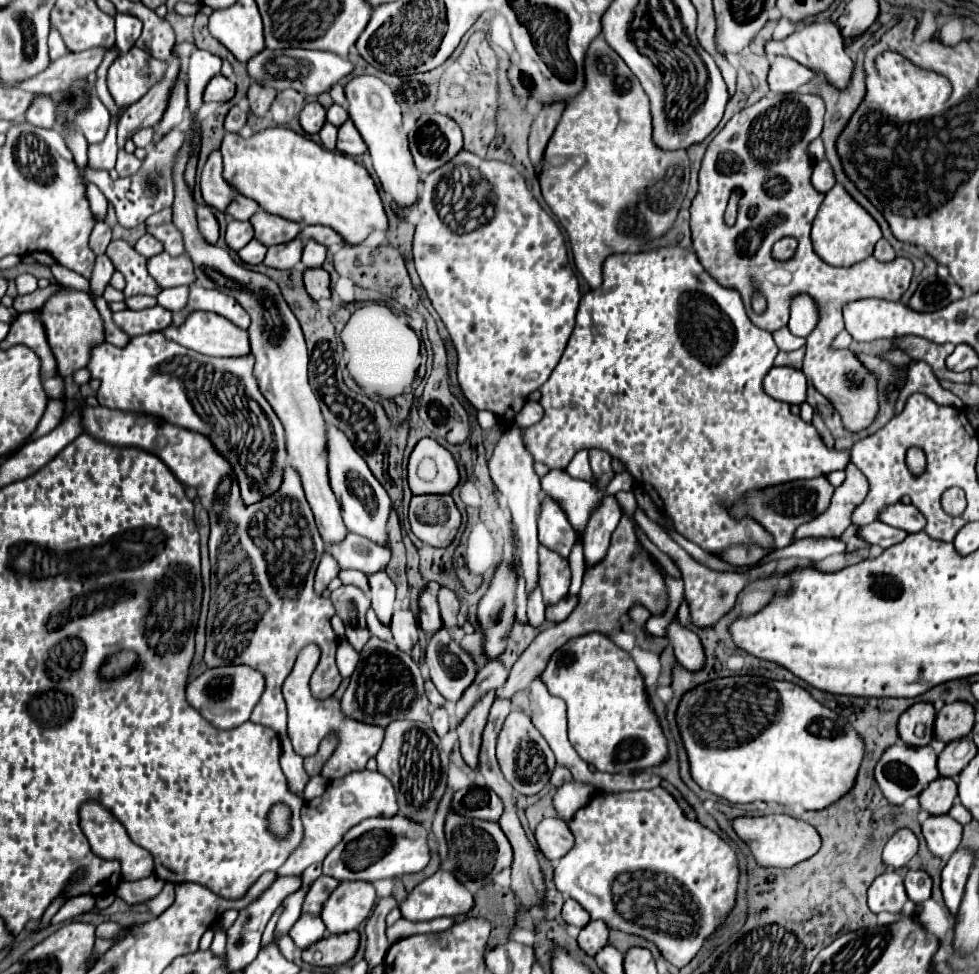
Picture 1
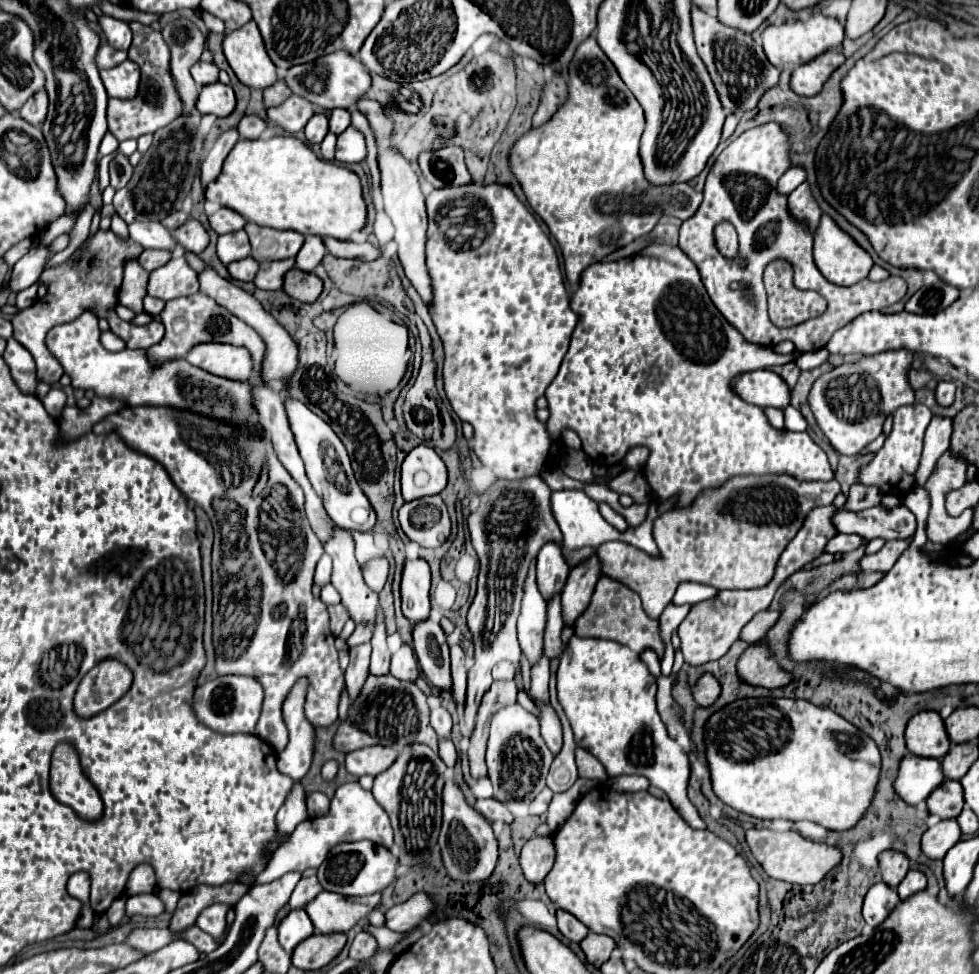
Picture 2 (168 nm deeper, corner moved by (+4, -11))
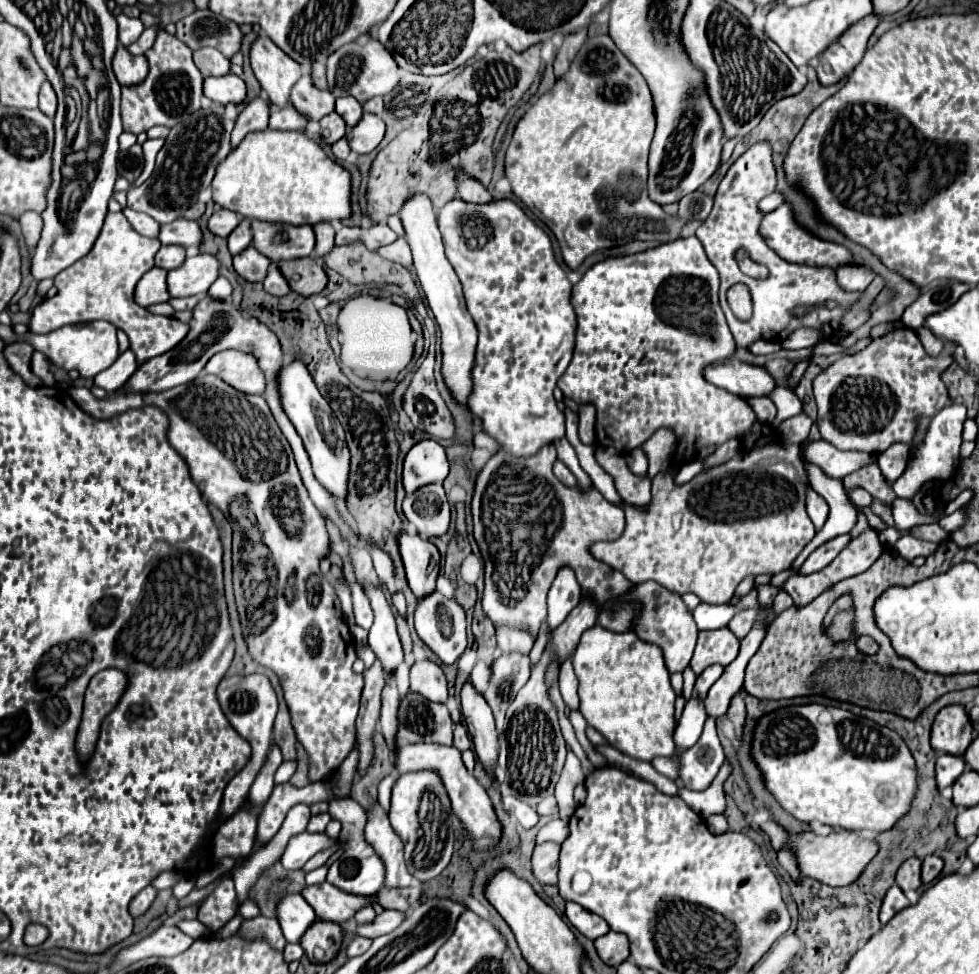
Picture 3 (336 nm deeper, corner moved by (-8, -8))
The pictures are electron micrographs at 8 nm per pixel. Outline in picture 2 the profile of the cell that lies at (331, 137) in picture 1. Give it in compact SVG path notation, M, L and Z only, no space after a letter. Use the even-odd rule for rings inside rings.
M328 132L326 134L326 138L322 140L322 156L326 158L326 160L334 160L334 148L336 148L336 134L332 134L332 132Z

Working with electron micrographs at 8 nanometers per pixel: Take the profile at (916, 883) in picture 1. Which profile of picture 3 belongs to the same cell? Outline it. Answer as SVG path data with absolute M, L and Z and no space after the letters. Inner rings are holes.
M928 855L922 861L922 881L924 883L932 883L940 875L942 867L944 867L944 861L938 855Z

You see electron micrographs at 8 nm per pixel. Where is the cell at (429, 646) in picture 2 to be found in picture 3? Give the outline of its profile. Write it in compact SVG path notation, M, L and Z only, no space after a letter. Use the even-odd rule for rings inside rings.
M438 591L430 593L430 597L418 599L418 607L414 613L414 623L418 637L440 657L442 663L452 665L466 649L466 613L460 603L442 597Z

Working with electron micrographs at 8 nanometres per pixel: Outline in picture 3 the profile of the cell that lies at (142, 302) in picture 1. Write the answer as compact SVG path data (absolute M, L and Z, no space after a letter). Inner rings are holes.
M152 267L148 273L144 273L136 285L134 301L140 307L166 303L170 299L168 289L166 289L166 275L168 275L168 271L160 269L160 267Z

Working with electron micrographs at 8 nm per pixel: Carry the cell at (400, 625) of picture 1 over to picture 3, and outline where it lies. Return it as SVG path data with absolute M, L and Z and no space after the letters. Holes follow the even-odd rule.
M418 661L410 669L410 689L428 701L434 703L446 703L448 699L448 683L446 677L434 661Z

